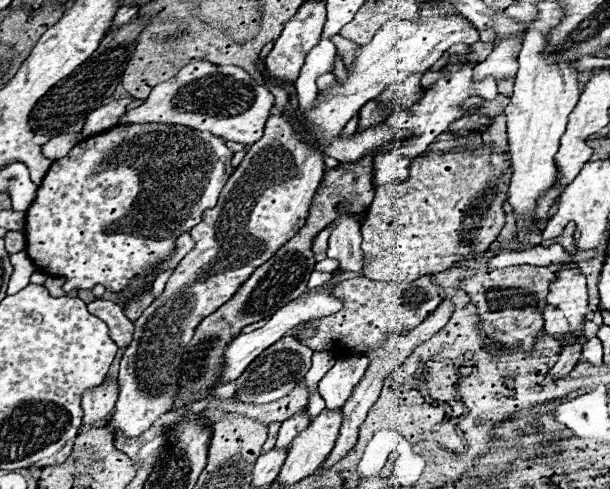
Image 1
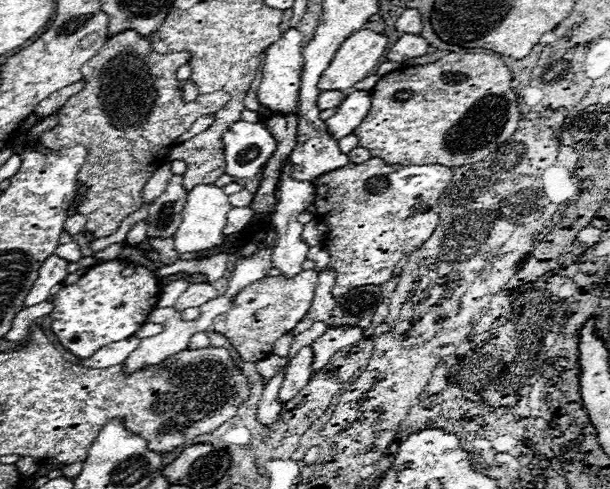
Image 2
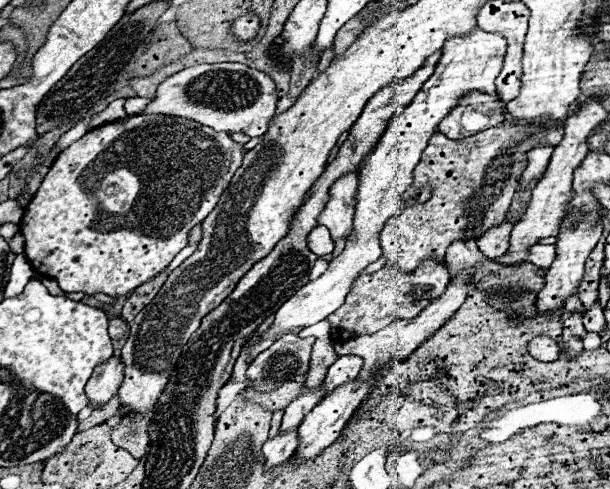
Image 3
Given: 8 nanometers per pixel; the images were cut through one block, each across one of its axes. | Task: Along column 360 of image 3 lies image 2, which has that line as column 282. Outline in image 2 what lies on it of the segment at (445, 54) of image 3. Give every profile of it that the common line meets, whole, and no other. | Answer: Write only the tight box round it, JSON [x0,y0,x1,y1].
[270,160,314,276]

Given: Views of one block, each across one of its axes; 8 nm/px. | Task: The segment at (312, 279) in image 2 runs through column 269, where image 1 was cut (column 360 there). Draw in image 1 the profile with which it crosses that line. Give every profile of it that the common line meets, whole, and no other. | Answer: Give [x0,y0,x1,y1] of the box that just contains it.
[294,276,444,360]

